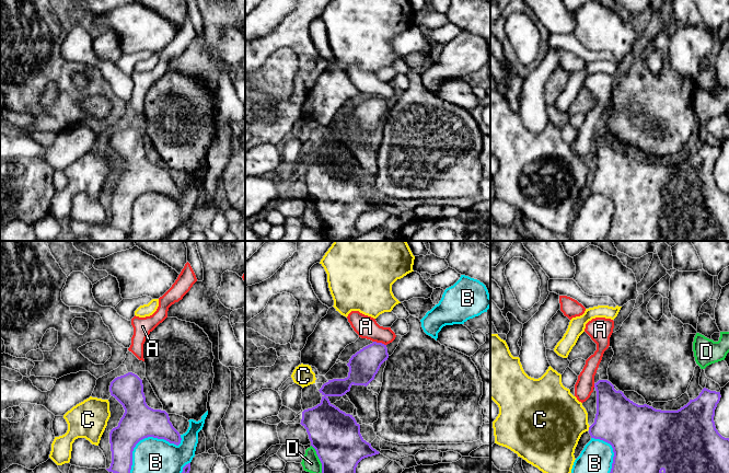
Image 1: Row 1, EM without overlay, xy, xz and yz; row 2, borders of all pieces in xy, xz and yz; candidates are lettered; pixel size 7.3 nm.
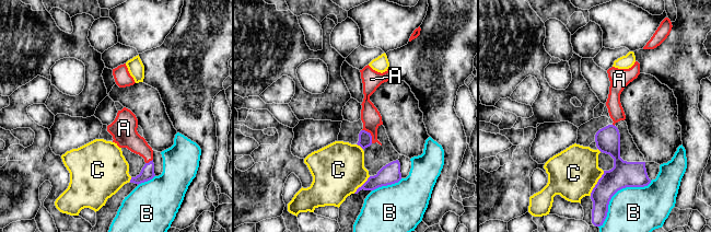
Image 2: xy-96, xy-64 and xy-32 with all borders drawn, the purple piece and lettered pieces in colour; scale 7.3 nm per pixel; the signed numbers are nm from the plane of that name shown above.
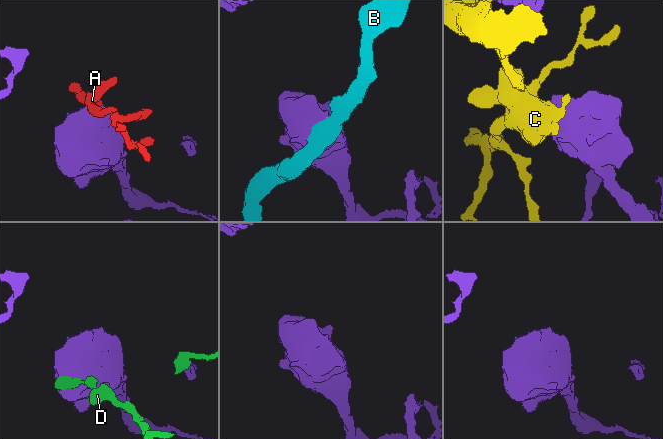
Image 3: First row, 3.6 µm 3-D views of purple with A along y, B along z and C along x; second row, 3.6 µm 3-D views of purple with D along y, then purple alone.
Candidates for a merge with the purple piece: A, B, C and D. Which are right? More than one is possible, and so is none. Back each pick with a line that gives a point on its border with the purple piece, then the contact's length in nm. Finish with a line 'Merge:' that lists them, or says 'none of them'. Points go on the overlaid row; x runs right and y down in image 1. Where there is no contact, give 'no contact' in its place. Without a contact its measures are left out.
A: meets purple in xz at (380, 343); contact 100 nm long
Merge: A

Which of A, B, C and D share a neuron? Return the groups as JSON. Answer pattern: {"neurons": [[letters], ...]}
{"neurons": [["A"], ["B"], ["C"], ["D"]]}

